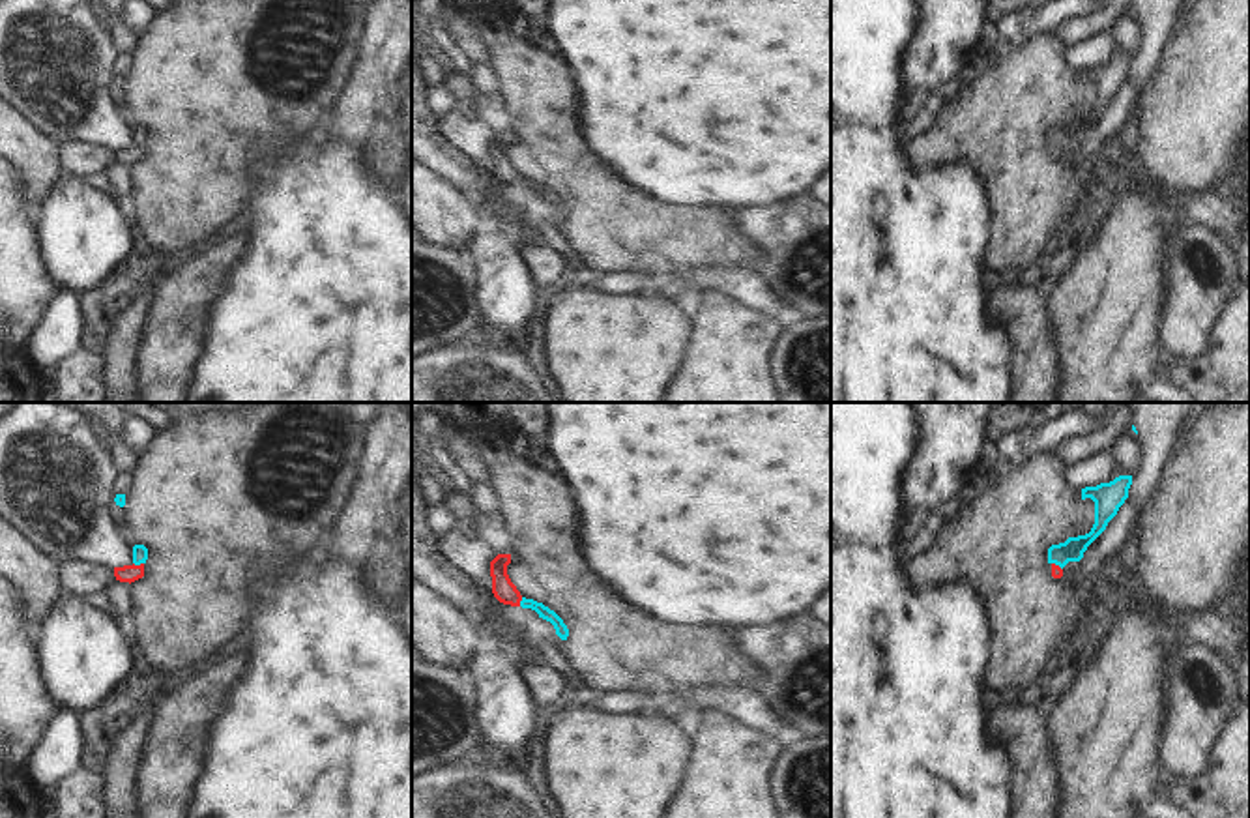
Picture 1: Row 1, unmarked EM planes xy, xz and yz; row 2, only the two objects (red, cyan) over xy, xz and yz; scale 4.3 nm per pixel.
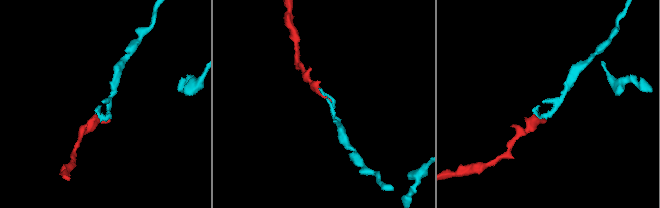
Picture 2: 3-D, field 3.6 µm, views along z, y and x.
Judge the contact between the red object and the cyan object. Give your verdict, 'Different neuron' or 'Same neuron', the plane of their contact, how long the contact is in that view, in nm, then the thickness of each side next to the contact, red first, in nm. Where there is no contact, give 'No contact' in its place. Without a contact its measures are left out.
Same neuron. Touches red in xy. Shared border 50 nm. Thickness 80 nm (red) against 60 nm

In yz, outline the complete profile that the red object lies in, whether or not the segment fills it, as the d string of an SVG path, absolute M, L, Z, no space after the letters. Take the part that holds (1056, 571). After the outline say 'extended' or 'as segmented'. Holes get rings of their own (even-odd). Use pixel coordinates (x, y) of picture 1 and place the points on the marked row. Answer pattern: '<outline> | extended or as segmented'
M1119 475L1110 483L1082 489L1082 500L1091 498L1095 502L1095 524L1089 533L1068 537L1065 543L1048 548L1048 563L1052 565L1054 578L1063 577L1063 567L1068 562L1083 558L1087 547L1106 530L1108 522L1128 498L1130 485L1132 475Z | extended

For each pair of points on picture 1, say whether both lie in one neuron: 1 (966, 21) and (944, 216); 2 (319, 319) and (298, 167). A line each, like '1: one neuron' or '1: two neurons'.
1: two neurons
2: one neuron

